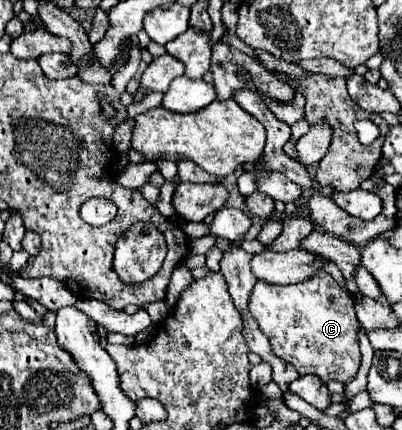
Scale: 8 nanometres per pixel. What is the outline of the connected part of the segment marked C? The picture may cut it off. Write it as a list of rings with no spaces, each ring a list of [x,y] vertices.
[[[324,271],[314,273],[310,279],[302,283],[292,285],[268,285],[264,281],[258,281],[252,289],[248,309],[258,321],[260,329],[270,339],[272,351],[292,363],[300,375],[318,375],[324,383],[336,379],[336,381],[352,381],[360,367],[360,345],[358,345],[358,319],[354,313],[354,297],[338,287],[338,283]]]

